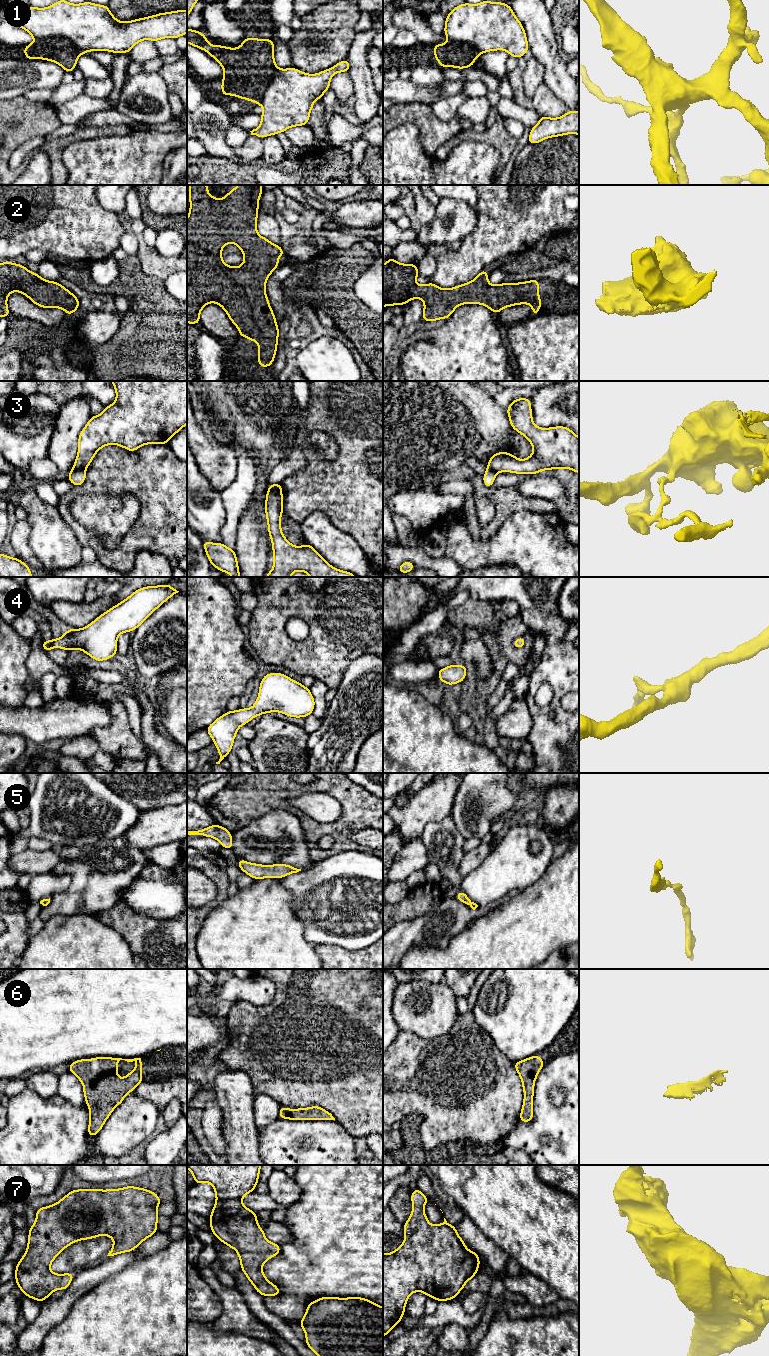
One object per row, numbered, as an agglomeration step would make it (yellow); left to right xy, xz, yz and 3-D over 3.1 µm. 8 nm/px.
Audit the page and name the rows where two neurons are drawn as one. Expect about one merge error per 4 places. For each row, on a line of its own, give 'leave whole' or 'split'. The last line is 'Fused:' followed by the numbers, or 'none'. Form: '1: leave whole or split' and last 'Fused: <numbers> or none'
1: split
2: leave whole
3: split
4: leave whole
5: leave whole
6: leave whole
7: leave whole
Fused: 1, 3

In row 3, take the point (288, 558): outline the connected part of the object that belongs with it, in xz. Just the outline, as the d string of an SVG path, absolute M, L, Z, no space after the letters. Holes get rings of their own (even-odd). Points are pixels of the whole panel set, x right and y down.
M268 490L265 514L274 562L273 569L266 574L266 577L291 577L295 571L304 571L311 577L357 577L328 564L310 544L299 547L292 545L281 530L283 512L282 490Z

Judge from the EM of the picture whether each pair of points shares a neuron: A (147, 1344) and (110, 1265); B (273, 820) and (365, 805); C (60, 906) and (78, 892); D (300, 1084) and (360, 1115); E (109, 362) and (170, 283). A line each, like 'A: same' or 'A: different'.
A: different
B: different
C: same
D: same
E: different

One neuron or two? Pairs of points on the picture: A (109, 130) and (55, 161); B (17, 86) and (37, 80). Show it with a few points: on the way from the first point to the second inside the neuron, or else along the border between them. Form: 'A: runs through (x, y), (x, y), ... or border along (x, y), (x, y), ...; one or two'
A: runs through (93, 132), (77, 135), (66, 140), (61, 145); one
B: runs through (22, 81), (32, 80); one

